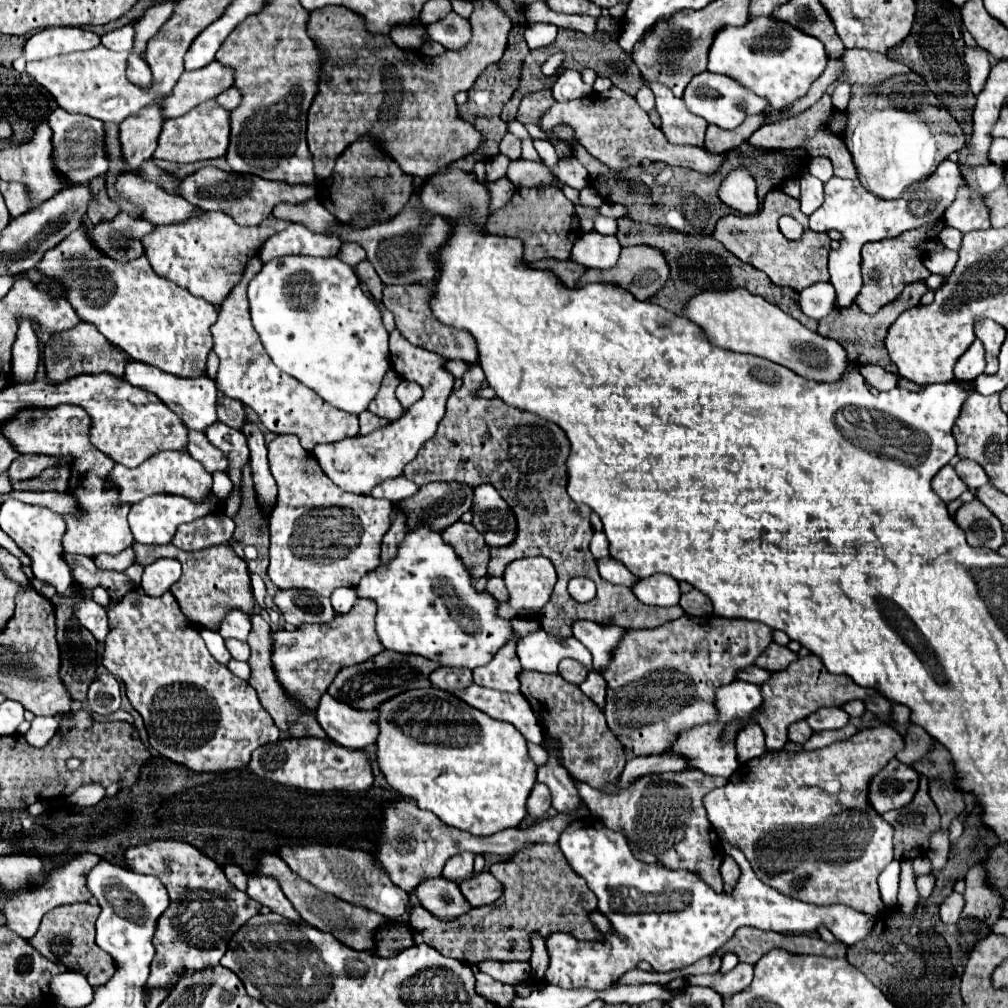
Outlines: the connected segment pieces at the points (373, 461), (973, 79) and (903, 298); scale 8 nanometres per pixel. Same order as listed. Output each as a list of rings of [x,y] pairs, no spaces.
[[[394,329],[390,333],[390,363],[392,363],[392,369],[396,373],[400,373],[402,379],[408,379],[408,381],[414,381],[418,383],[422,389],[424,389],[424,397],[414,403],[398,421],[390,423],[388,427],[382,427],[380,431],[372,431],[368,435],[358,435],[358,437],[348,437],[348,439],[342,439],[342,441],[336,441],[336,443],[326,443],[326,445],[316,445],[316,449],[312,453],[316,453],[316,461],[320,463],[322,471],[344,491],[350,491],[350,493],[370,493],[374,485],[390,479],[390,477],[400,477],[404,467],[416,457],[418,449],[430,439],[434,437],[436,433],[436,427],[440,423],[440,419],[444,417],[444,411],[446,411],[446,399],[448,395],[452,393],[452,387],[454,387],[454,377],[444,369],[444,363],[448,359],[444,359],[442,355],[434,353],[434,351],[428,351],[424,347],[416,347],[412,343],[408,343],[398,329]]]
[[[966,47],[964,61],[968,65],[968,77],[970,77],[970,89],[974,95],[978,95],[988,79],[990,73],[990,61],[988,53],[980,47]]]
[[[920,281],[910,283],[908,287],[904,287],[904,291],[902,291],[902,295],[898,299],[894,299],[892,303],[888,303],[888,307],[882,307],[876,315],[866,315],[866,313],[858,311],[856,305],[850,305],[846,309],[836,309],[836,311],[832,311],[832,315],[828,315],[828,317],[824,317],[824,319],[818,321],[818,333],[826,335],[826,337],[832,337],[838,343],[842,343],[842,347],[846,349],[850,361],[854,361],[854,363],[882,365],[884,369],[888,369],[888,365],[892,365],[892,361],[888,357],[888,351],[884,347],[884,339],[886,339],[888,327],[896,321],[896,317],[900,313],[904,313],[906,309],[916,307],[920,303],[920,297],[926,291],[928,289],[924,287],[924,283],[920,283]]]

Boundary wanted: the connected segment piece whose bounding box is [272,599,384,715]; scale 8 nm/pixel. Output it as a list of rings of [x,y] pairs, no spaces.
[[[358,599],[356,607],[352,607],[348,615],[338,615],[332,623],[310,623],[292,631],[272,631],[276,643],[276,651],[272,651],[272,669],[276,671],[278,683],[302,705],[304,711],[316,715],[316,703],[342,667],[360,665],[384,649],[374,631],[374,617],[376,603],[370,599]]]

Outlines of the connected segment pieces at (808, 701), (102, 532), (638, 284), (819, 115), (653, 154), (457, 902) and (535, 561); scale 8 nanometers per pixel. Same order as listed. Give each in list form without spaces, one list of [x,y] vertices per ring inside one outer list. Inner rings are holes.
[[[808,655],[804,659],[798,659],[796,663],[788,665],[784,671],[776,671],[770,675],[768,683],[760,685],[762,695],[764,695],[764,703],[760,707],[764,707],[764,715],[760,715],[760,727],[766,735],[766,747],[768,751],[780,751],[786,743],[786,729],[790,723],[800,721],[808,715],[812,715],[812,711],[820,709],[820,707],[842,707],[852,699],[868,699],[870,695],[876,695],[876,691],[872,689],[864,689],[858,687],[852,679],[848,679],[846,675],[832,675],[822,667],[822,661],[816,655]]]
[[[60,405],[50,409],[24,409],[18,411],[14,417],[2,421],[4,437],[16,447],[20,453],[42,453],[42,455],[72,455],[72,479],[70,479],[70,493],[78,499],[82,509],[82,519],[72,519],[66,515],[66,535],[64,535],[64,551],[78,553],[86,557],[96,557],[98,553],[120,553],[134,543],[132,531],[128,527],[126,515],[130,511],[128,505],[116,507],[118,495],[116,489],[106,487],[106,475],[114,467],[112,459],[108,459],[102,451],[98,451],[90,443],[90,417],[82,407],[74,405]]]
[[[636,245],[636,247],[622,249],[616,267],[604,269],[604,271],[598,271],[598,269],[586,271],[578,279],[578,285],[576,287],[588,285],[588,283],[610,283],[610,285],[622,287],[624,291],[630,291],[634,295],[634,299],[646,301],[648,297],[652,297],[666,283],[666,279],[668,279],[668,263],[666,263],[662,251],[658,251],[654,247],[646,247],[646,245]]]
[[[828,87],[828,91],[822,95],[822,99],[818,103],[814,103],[810,109],[806,109],[804,113],[796,115],[796,117],[790,117],[790,119],[784,119],[780,123],[774,123],[774,125],[762,125],[760,129],[756,129],[752,133],[752,137],[748,139],[750,145],[758,147],[758,149],[794,149],[794,147],[806,147],[808,149],[808,155],[810,157],[816,157],[816,155],[822,155],[822,157],[828,157],[834,165],[834,175],[836,177],[842,177],[842,179],[856,179],[856,167],[852,163],[852,159],[848,159],[848,151],[846,151],[846,145],[842,141],[842,137],[838,135],[832,135],[828,129],[826,129],[826,121],[830,117],[830,111],[834,111],[832,107],[832,101],[830,101],[830,95],[832,95],[832,87]]]
[[[610,87],[608,91],[602,93],[590,93],[582,99],[574,99],[574,101],[566,101],[566,103],[554,103],[548,111],[544,111],[542,115],[542,123],[538,123],[538,127],[544,131],[546,139],[556,145],[560,141],[564,141],[568,147],[572,147],[572,143],[580,143],[582,147],[586,147],[586,151],[596,157],[600,163],[604,163],[606,167],[614,169],[614,171],[622,171],[634,165],[640,165],[644,161],[662,161],[666,165],[672,167],[688,167],[700,173],[714,173],[722,167],[722,163],[728,159],[728,153],[708,153],[700,147],[694,145],[672,145],[664,139],[664,133],[652,125],[652,121],[648,119],[648,113],[644,113],[638,105],[636,99],[626,95],[624,91],[620,91],[618,87]],[[556,125],[568,125],[574,129],[574,139],[560,139],[552,133],[552,129]]]
[[[444,877],[426,879],[414,891],[420,899],[420,905],[438,919],[458,919],[472,909],[472,905],[460,893],[458,883]]]
[[[526,557],[512,561],[504,571],[510,601],[500,603],[500,617],[514,619],[520,611],[540,611],[554,589],[556,571],[546,557]]]

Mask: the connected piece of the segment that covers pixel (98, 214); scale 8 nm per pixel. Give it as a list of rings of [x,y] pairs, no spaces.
[[[104,177],[92,179],[90,187],[92,187],[92,193],[94,193],[94,197],[90,201],[90,207],[88,207],[90,223],[98,223],[102,219],[112,219],[116,213],[120,213],[120,207],[106,193]]]

